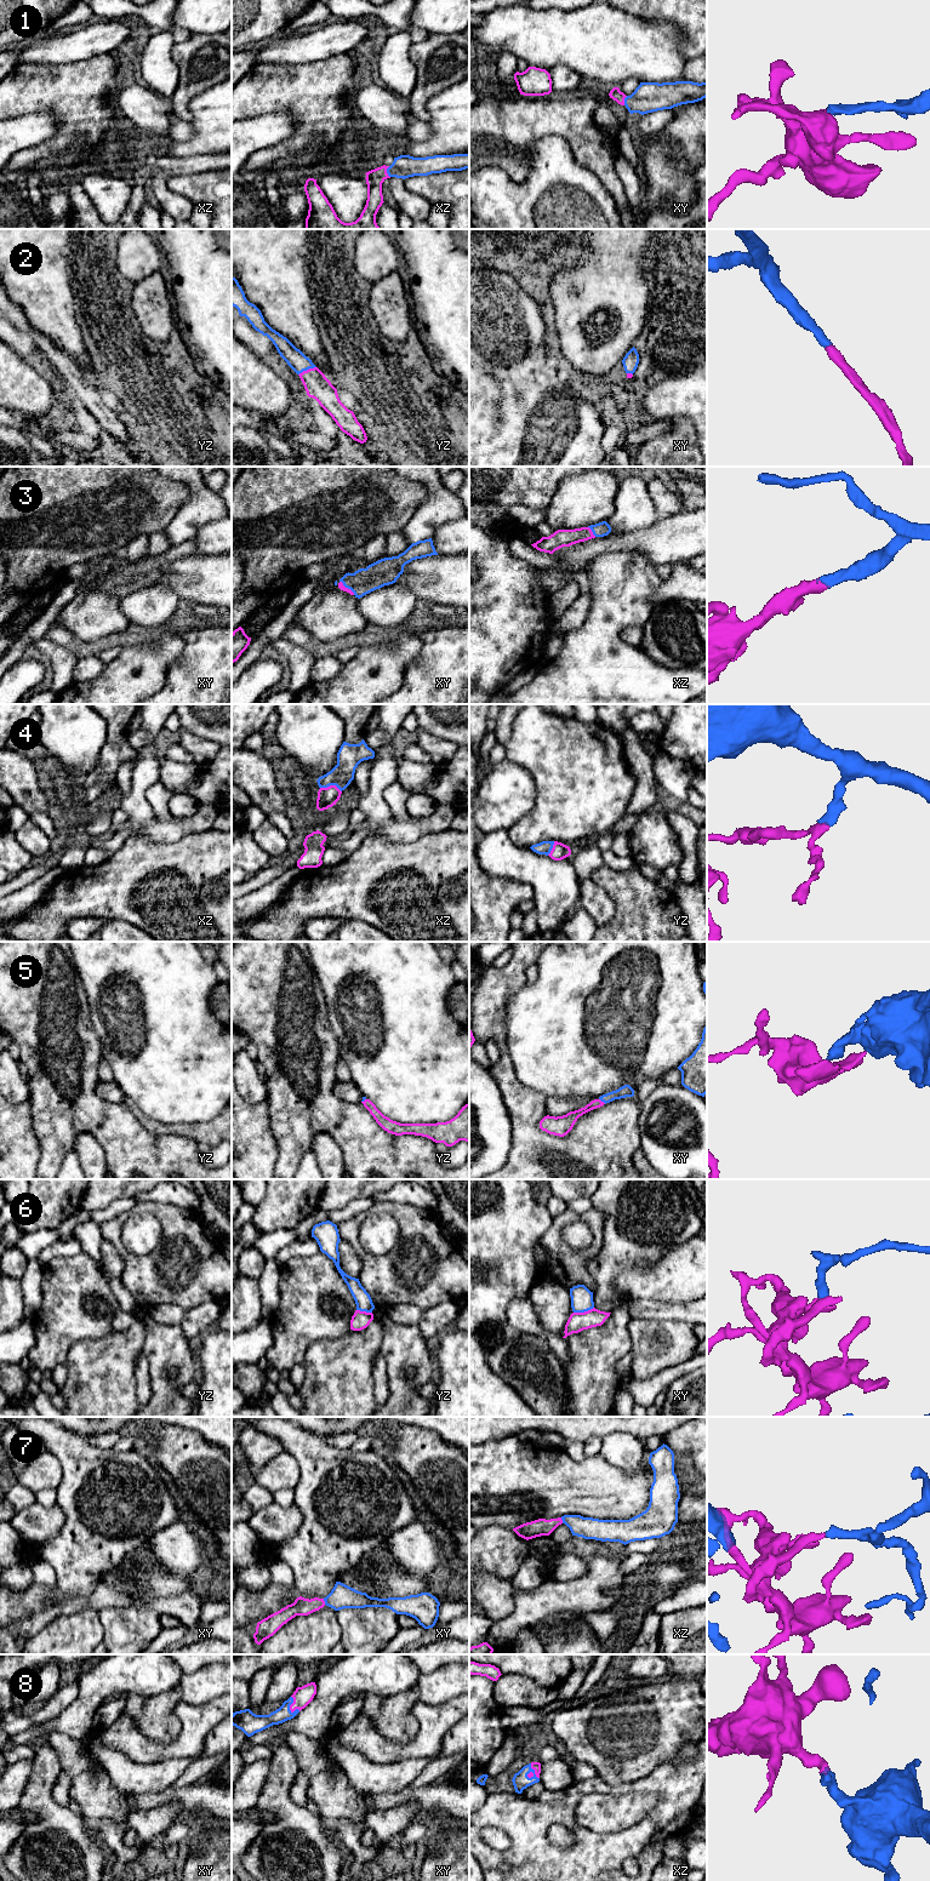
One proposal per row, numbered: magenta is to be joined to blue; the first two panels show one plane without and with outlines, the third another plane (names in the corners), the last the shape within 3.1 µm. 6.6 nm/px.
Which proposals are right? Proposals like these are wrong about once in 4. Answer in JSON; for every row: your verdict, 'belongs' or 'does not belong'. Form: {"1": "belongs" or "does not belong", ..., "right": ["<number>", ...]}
{"1": "belongs", "2": "belongs", "3": "belongs", "4": "belongs", "5": "belongs", "6": "does not belong", "7": "belongs", "8": "belongs", "right": ["1", "2", "3", "4", "5", "7", "8"]}

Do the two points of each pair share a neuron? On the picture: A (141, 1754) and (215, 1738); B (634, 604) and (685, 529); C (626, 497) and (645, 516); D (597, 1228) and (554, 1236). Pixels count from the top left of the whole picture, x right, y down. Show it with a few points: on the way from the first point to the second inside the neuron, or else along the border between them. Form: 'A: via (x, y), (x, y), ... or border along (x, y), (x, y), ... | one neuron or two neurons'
A: border along (218, 1724), (206, 1737), (204, 1751), (200, 1756) | two neurons
B: border along (631, 550), (637, 550), (655, 566) | two neurons
C: via (631, 502), (640, 512) | one neuron
D: via (585, 1218), (566, 1218), (560, 1224) | one neuron

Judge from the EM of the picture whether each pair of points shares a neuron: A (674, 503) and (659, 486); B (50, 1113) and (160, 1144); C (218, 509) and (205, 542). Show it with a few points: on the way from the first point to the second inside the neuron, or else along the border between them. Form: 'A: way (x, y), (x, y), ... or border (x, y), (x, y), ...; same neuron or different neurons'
A: way (671, 499), (661, 490); same neuron
B: way (78, 1113), (89, 1113), (107, 1121), (132, 1144); same neuron
C: border (218, 519), (205, 522), (193, 537); different neurons

